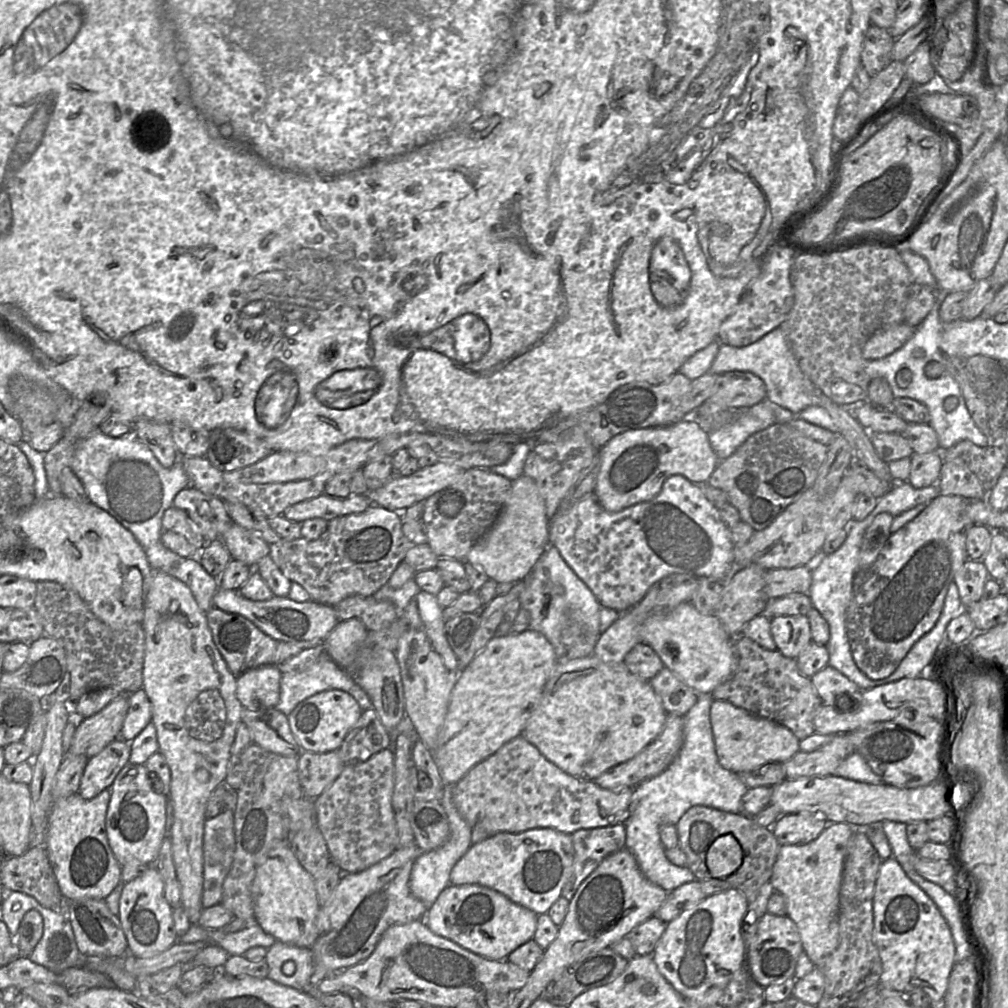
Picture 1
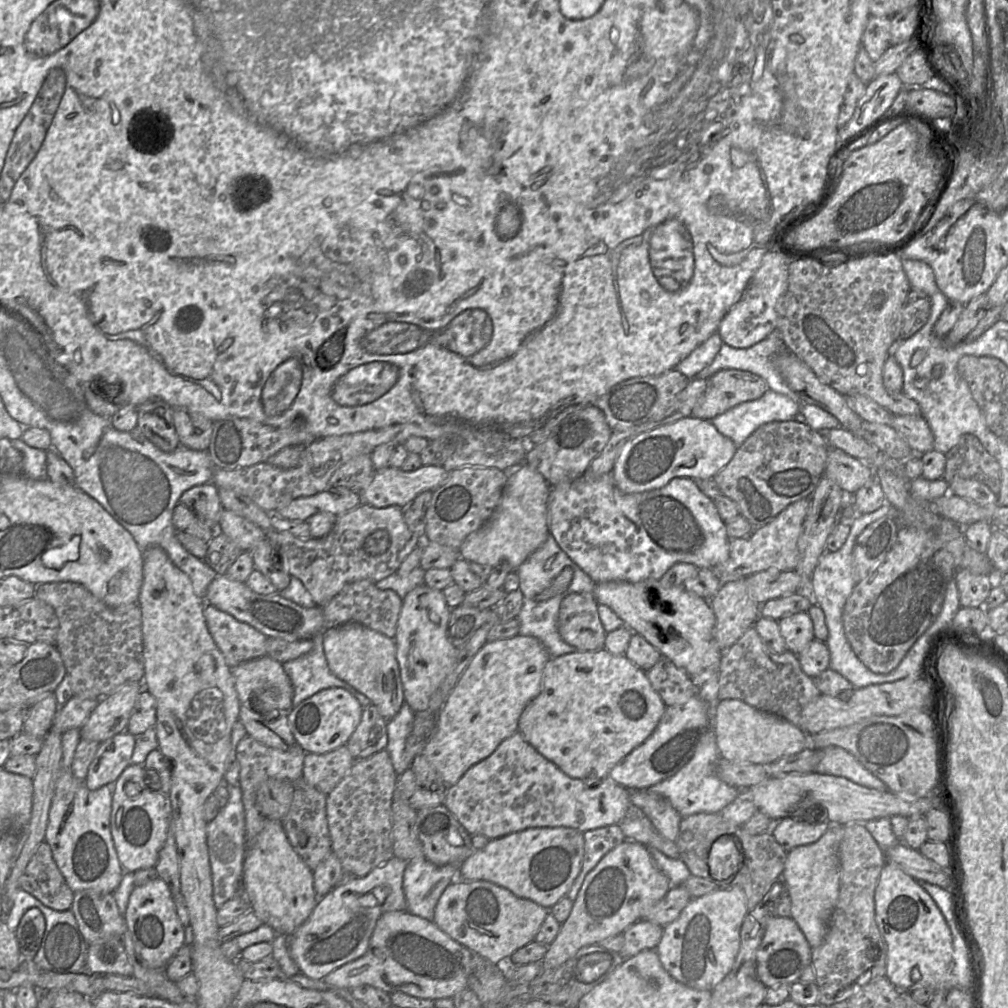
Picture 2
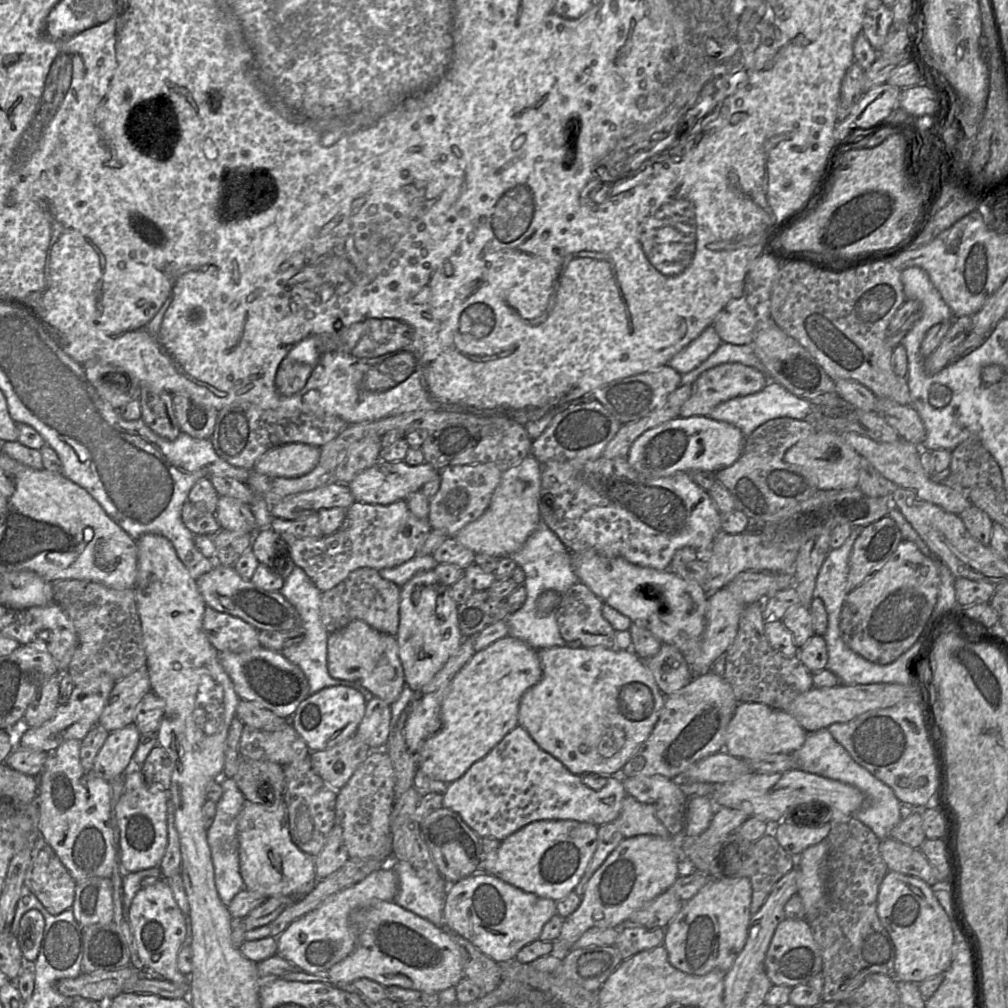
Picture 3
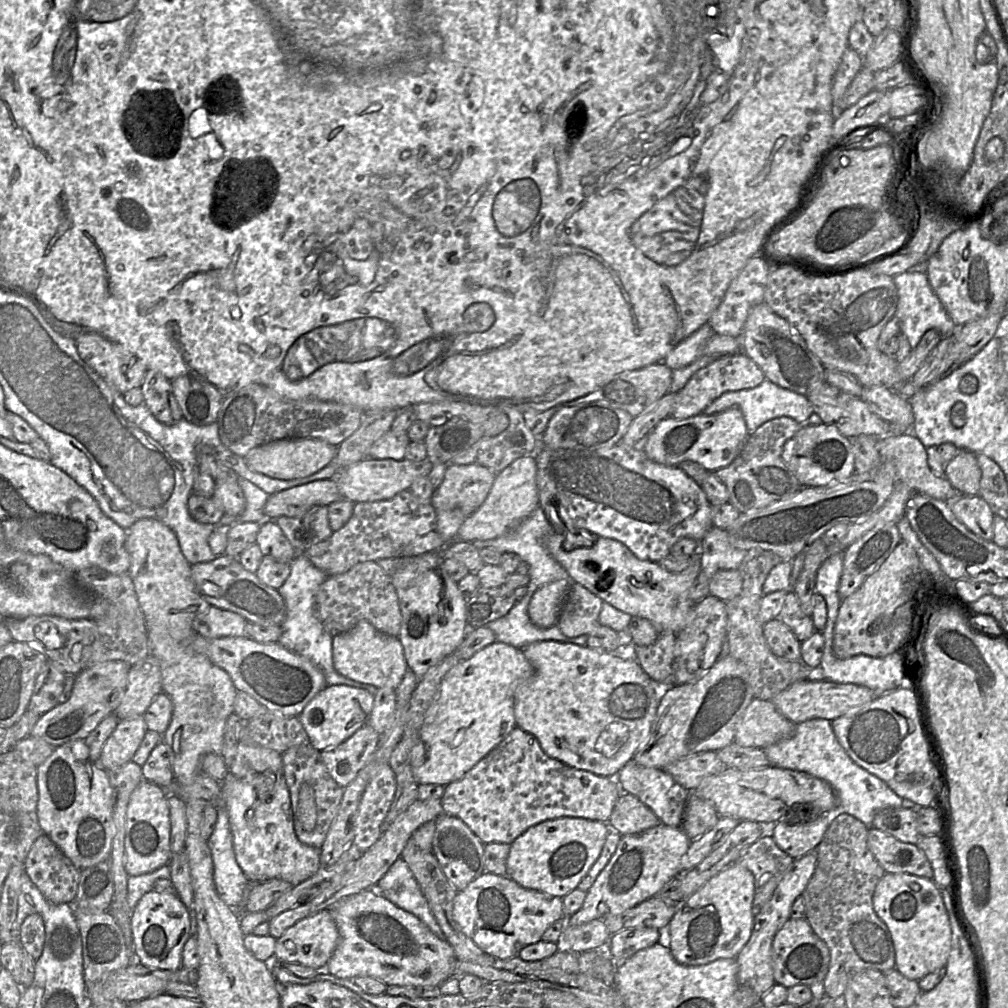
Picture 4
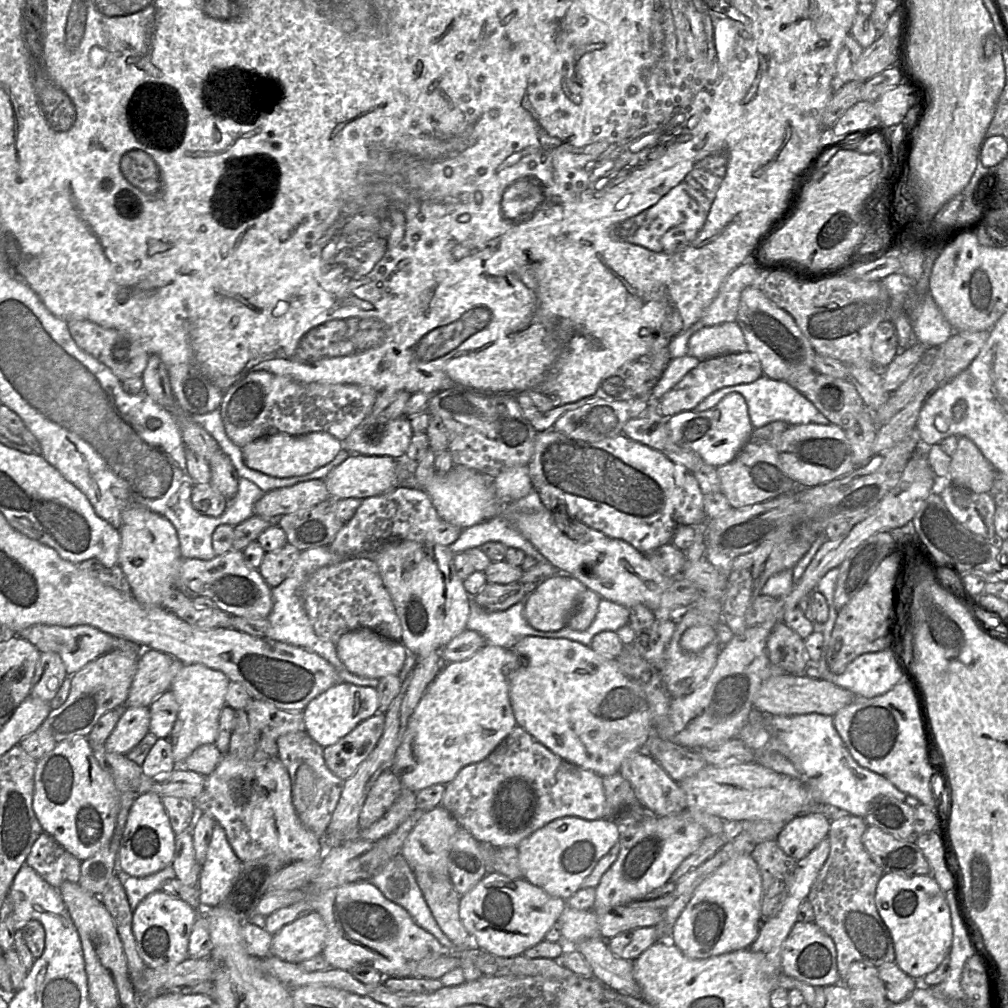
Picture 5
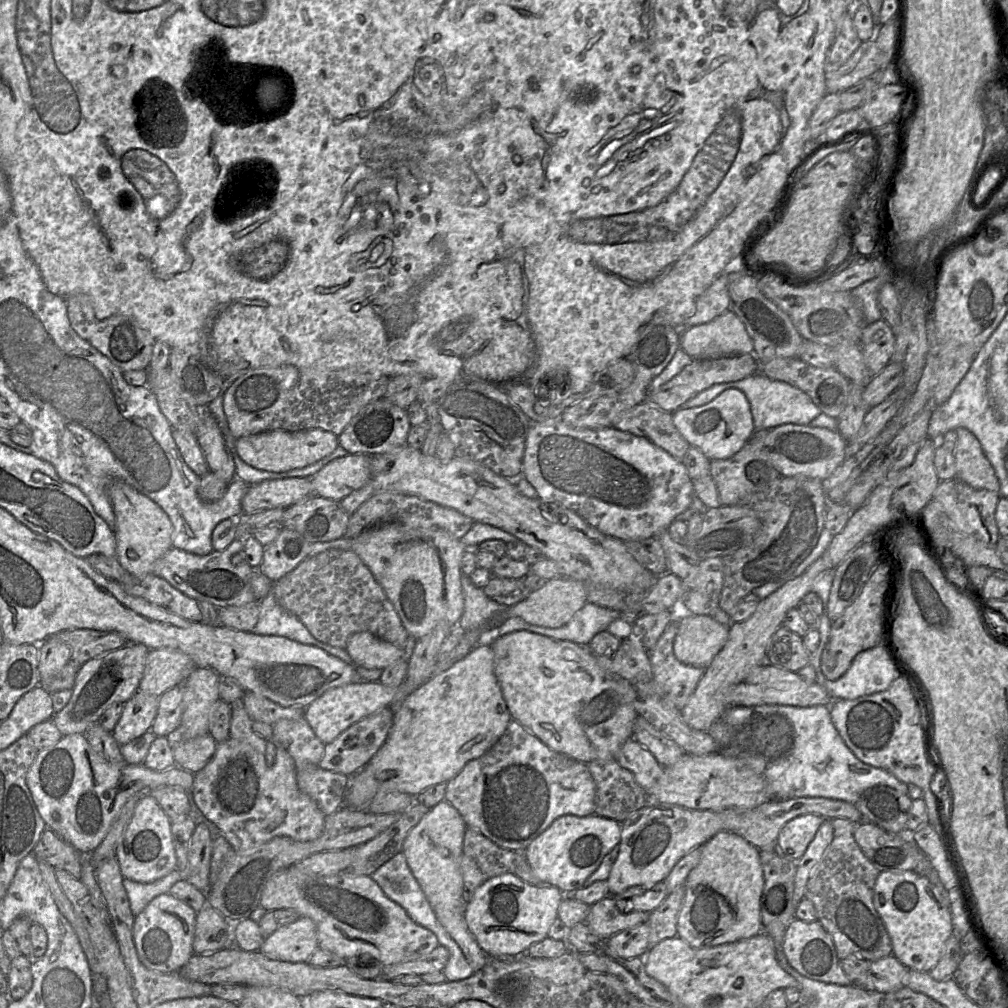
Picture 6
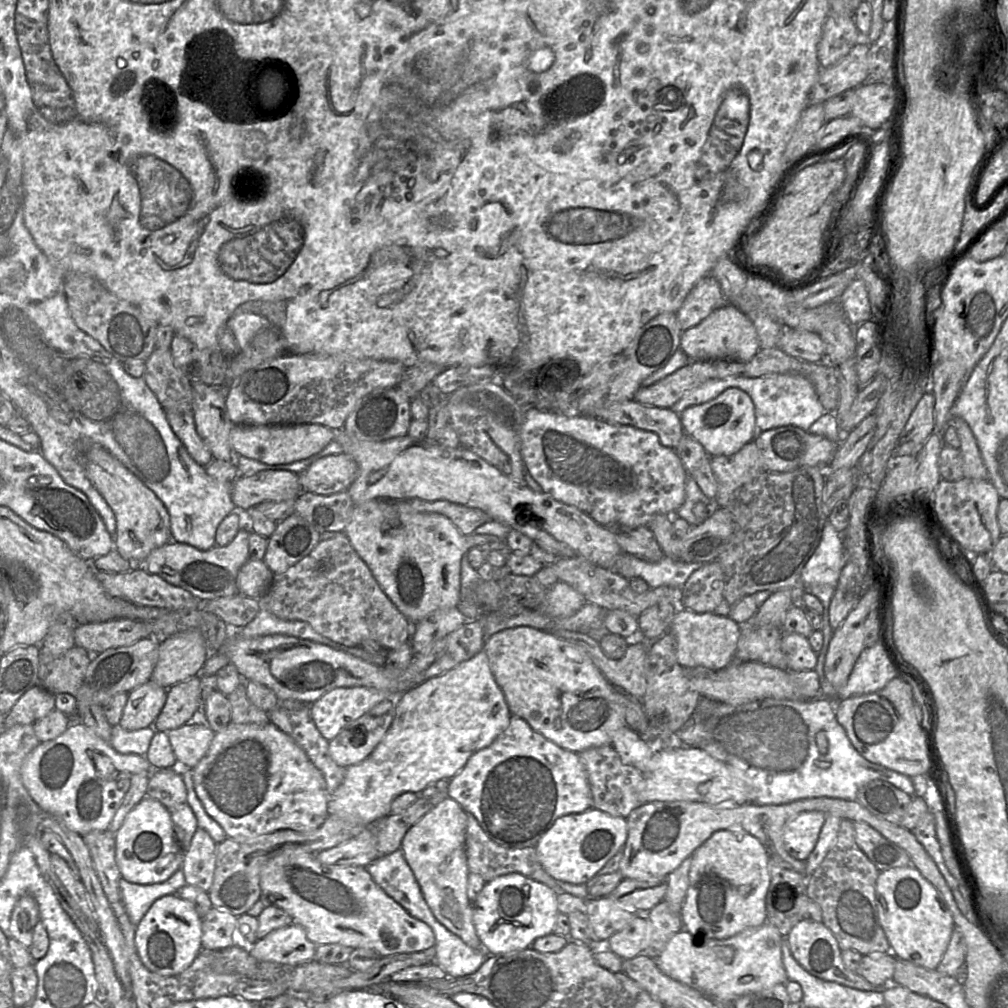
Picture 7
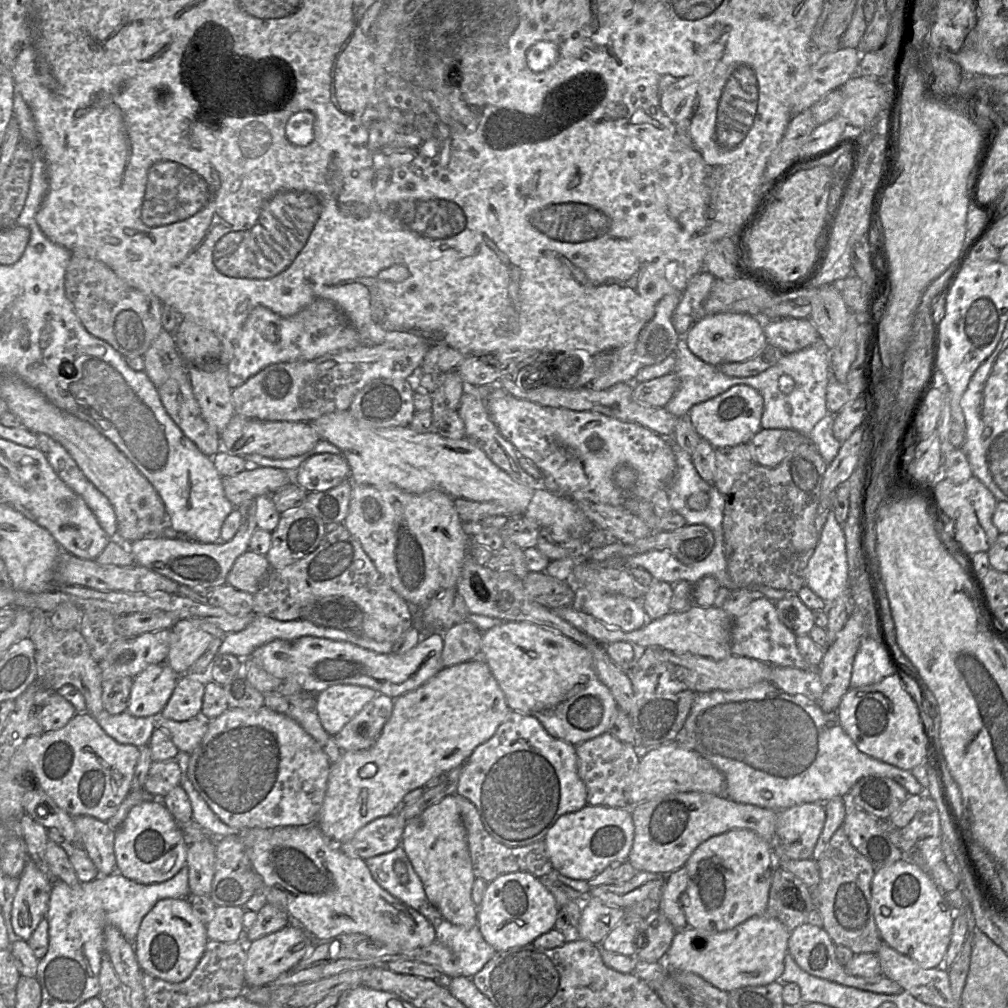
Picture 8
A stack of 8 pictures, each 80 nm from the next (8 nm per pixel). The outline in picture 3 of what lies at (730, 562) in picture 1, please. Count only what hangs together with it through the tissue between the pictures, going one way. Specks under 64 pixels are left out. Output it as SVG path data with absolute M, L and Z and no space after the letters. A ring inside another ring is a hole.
M627 456L542 464L539 509L542 520L570 552L594 549L605 556L621 556L630 563L660 571L669 569L675 552L680 548L691 547L702 557L716 534L722 531L720 512L708 492L695 484L686 472L647 478L630 466Z

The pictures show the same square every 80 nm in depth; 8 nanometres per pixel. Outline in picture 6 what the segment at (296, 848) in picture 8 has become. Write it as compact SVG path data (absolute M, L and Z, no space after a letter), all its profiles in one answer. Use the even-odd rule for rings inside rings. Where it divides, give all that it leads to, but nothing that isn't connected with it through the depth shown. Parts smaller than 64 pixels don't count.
M291 866L268 880L262 892L260 906L266 911L294 909L302 917L310 918L317 928L319 948L334 953L344 961L368 953L385 966L419 959L440 945L435 934L413 921L403 907L383 892L372 876L356 875L350 871L330 876L305 875Z

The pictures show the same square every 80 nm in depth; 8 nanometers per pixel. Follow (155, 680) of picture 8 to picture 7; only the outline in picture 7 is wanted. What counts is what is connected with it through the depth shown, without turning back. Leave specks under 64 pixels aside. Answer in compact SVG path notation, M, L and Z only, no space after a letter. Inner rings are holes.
M152 681L133 689L128 696L119 725L128 731L149 727L163 709L167 689Z

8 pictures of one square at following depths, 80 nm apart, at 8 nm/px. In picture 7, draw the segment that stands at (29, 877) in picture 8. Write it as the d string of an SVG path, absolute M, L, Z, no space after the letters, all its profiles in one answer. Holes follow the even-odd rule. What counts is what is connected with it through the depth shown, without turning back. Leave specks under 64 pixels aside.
M23 895L15 903L10 916L11 937L29 949L32 945L34 927L39 920L36 900L31 895Z

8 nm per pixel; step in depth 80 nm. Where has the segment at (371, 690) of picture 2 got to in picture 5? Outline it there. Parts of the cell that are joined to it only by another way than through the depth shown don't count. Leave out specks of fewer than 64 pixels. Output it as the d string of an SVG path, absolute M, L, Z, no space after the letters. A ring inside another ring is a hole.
M358 628L343 634L335 643L337 655L352 673L364 678L381 679L387 675L399 675L407 658L407 649L401 641L382 636L370 628Z

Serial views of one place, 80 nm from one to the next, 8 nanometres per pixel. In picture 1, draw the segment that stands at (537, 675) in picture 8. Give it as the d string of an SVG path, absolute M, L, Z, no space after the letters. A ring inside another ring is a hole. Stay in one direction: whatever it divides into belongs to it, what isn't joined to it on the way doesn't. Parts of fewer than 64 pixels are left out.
M592 653L558 660L522 735L565 773L595 780L646 748L659 736L666 718L649 681L632 674L624 661L604 662Z

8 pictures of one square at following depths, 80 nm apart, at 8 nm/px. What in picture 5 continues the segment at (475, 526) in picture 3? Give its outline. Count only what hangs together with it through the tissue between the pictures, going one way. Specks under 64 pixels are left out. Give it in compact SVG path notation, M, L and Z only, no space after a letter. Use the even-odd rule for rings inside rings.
M523 465L503 471L493 479L493 487L498 500L504 504L526 497L533 490L529 466Z

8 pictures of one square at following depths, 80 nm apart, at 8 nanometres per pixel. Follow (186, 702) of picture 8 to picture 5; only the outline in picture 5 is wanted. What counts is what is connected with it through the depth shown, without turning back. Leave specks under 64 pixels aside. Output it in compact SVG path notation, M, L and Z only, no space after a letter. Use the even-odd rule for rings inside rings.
M171 690L157 697L149 706L149 731L158 738L168 738L178 714L178 703Z

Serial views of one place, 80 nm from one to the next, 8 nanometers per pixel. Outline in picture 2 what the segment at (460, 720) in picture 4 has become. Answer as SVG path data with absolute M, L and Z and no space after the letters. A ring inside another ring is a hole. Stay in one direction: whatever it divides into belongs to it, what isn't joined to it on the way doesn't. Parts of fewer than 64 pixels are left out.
M515 635L486 642L464 670L439 712L434 734L422 753L447 786L453 786L474 764L490 756L498 745L518 731L520 716L542 689L543 671L550 654L534 636Z

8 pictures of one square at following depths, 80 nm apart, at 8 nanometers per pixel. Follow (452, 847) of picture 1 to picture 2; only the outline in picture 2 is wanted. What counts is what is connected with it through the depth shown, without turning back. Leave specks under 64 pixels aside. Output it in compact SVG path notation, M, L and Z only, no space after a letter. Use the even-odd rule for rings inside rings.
M428 859L408 862L403 875L407 911L433 921L435 907L446 887L458 877L458 865L435 865Z

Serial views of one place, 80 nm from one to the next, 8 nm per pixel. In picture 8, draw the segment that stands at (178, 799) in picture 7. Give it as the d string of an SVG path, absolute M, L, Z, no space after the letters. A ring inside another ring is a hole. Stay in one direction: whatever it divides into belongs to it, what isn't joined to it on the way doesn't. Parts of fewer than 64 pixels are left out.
M176 760L153 761L144 782L144 789L158 799L180 785L181 770Z

